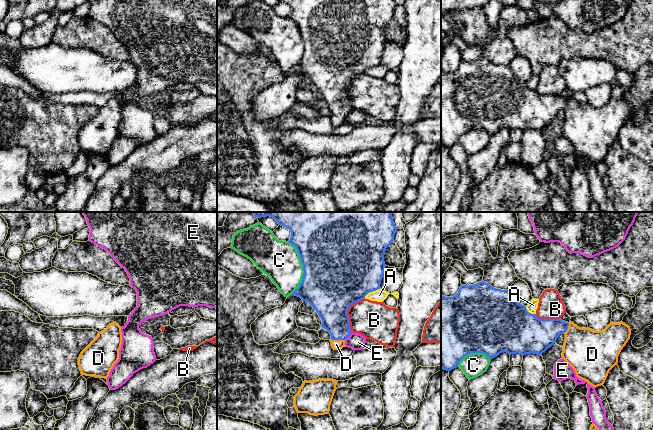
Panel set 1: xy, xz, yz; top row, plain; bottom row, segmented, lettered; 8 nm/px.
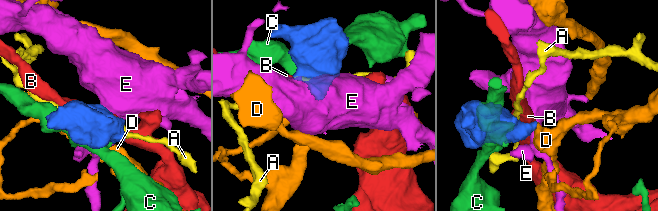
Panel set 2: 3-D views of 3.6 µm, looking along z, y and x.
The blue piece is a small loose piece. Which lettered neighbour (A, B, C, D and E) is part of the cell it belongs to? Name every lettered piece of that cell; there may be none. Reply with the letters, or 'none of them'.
D

